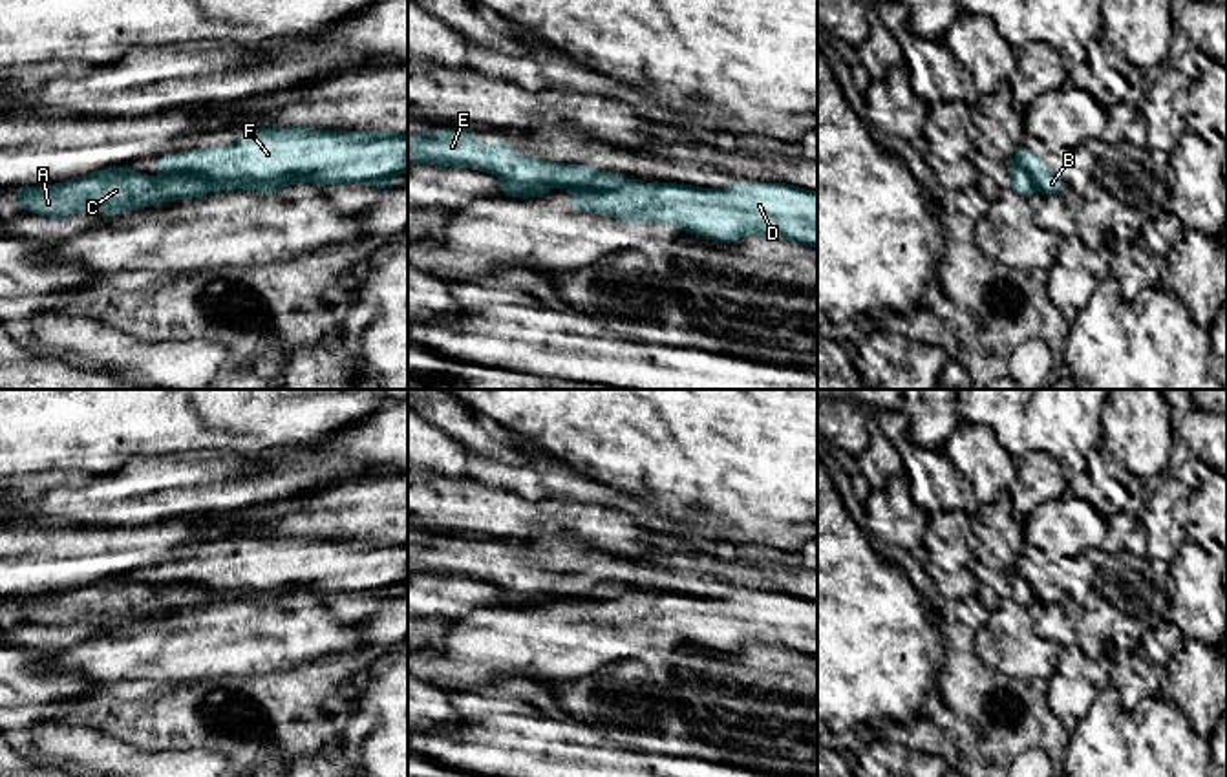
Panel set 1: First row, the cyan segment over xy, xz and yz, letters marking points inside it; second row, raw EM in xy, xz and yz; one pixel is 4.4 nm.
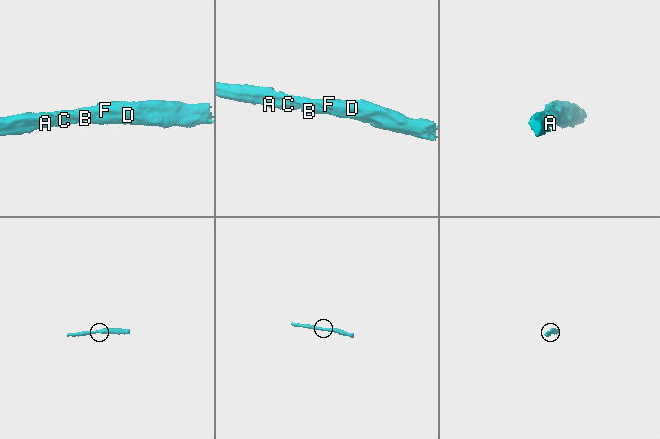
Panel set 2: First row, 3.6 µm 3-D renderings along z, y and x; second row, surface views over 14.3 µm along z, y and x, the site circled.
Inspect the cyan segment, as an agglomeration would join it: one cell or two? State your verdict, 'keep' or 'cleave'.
cleave

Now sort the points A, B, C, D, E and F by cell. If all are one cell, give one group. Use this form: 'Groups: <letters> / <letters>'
Groups: A C E / B D F

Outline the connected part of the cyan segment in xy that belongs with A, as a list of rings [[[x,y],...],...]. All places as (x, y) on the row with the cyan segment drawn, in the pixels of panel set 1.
[[[108,166],[84,177],[11,188],[20,210],[48,218],[75,214],[115,216],[176,199],[201,197],[210,192],[210,181],[196,174],[146,176],[124,166]]]

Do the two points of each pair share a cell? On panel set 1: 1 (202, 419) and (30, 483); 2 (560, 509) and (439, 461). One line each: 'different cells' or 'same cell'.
1: different cells
2: different cells

